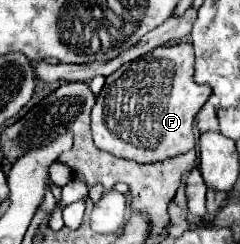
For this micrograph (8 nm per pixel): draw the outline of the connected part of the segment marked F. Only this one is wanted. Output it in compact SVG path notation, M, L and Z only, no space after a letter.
M190 44L160 46L106 78L92 108L92 138L100 150L134 162L162 162L194 148L198 110L210 98L210 88L194 82L194 50Z

